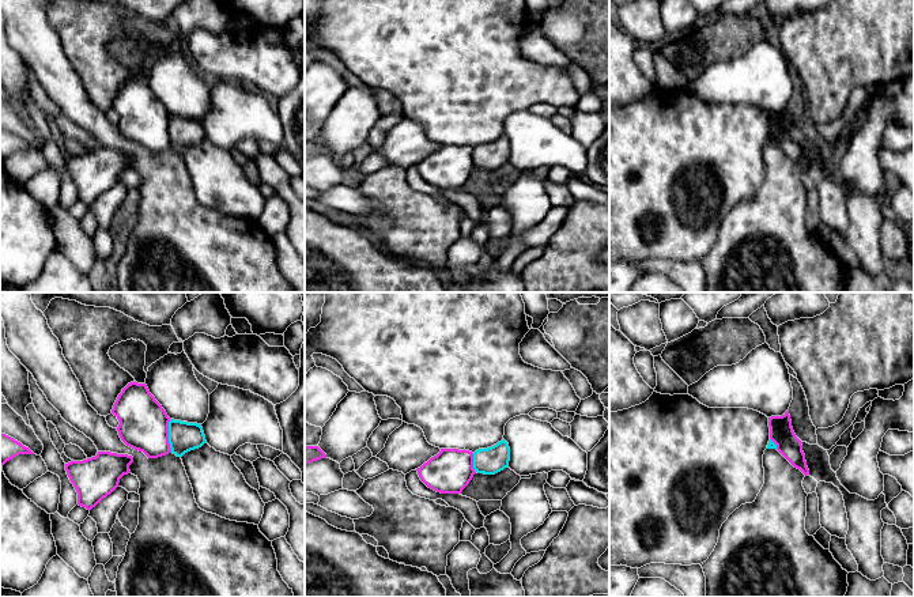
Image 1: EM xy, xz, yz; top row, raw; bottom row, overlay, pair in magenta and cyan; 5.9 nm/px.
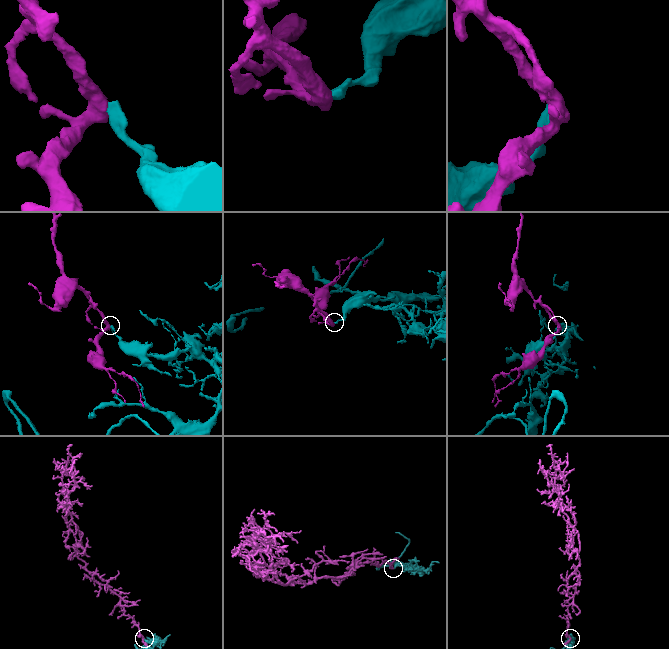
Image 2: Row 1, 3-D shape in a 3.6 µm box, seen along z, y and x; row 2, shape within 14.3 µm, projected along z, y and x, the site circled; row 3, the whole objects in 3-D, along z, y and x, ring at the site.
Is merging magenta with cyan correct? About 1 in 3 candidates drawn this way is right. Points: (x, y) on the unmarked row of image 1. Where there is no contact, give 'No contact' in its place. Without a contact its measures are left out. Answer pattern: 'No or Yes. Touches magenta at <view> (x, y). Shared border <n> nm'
No. Touches magenta at xy (167, 131). Shared border 200 nm

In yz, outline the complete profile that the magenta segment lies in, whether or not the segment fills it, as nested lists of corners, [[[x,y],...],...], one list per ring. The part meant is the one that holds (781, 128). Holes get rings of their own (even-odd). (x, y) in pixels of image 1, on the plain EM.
[[[789,105],[782,112],[768,113],[770,135],[777,140],[777,146],[805,171],[809,170],[801,136],[796,132]]]

